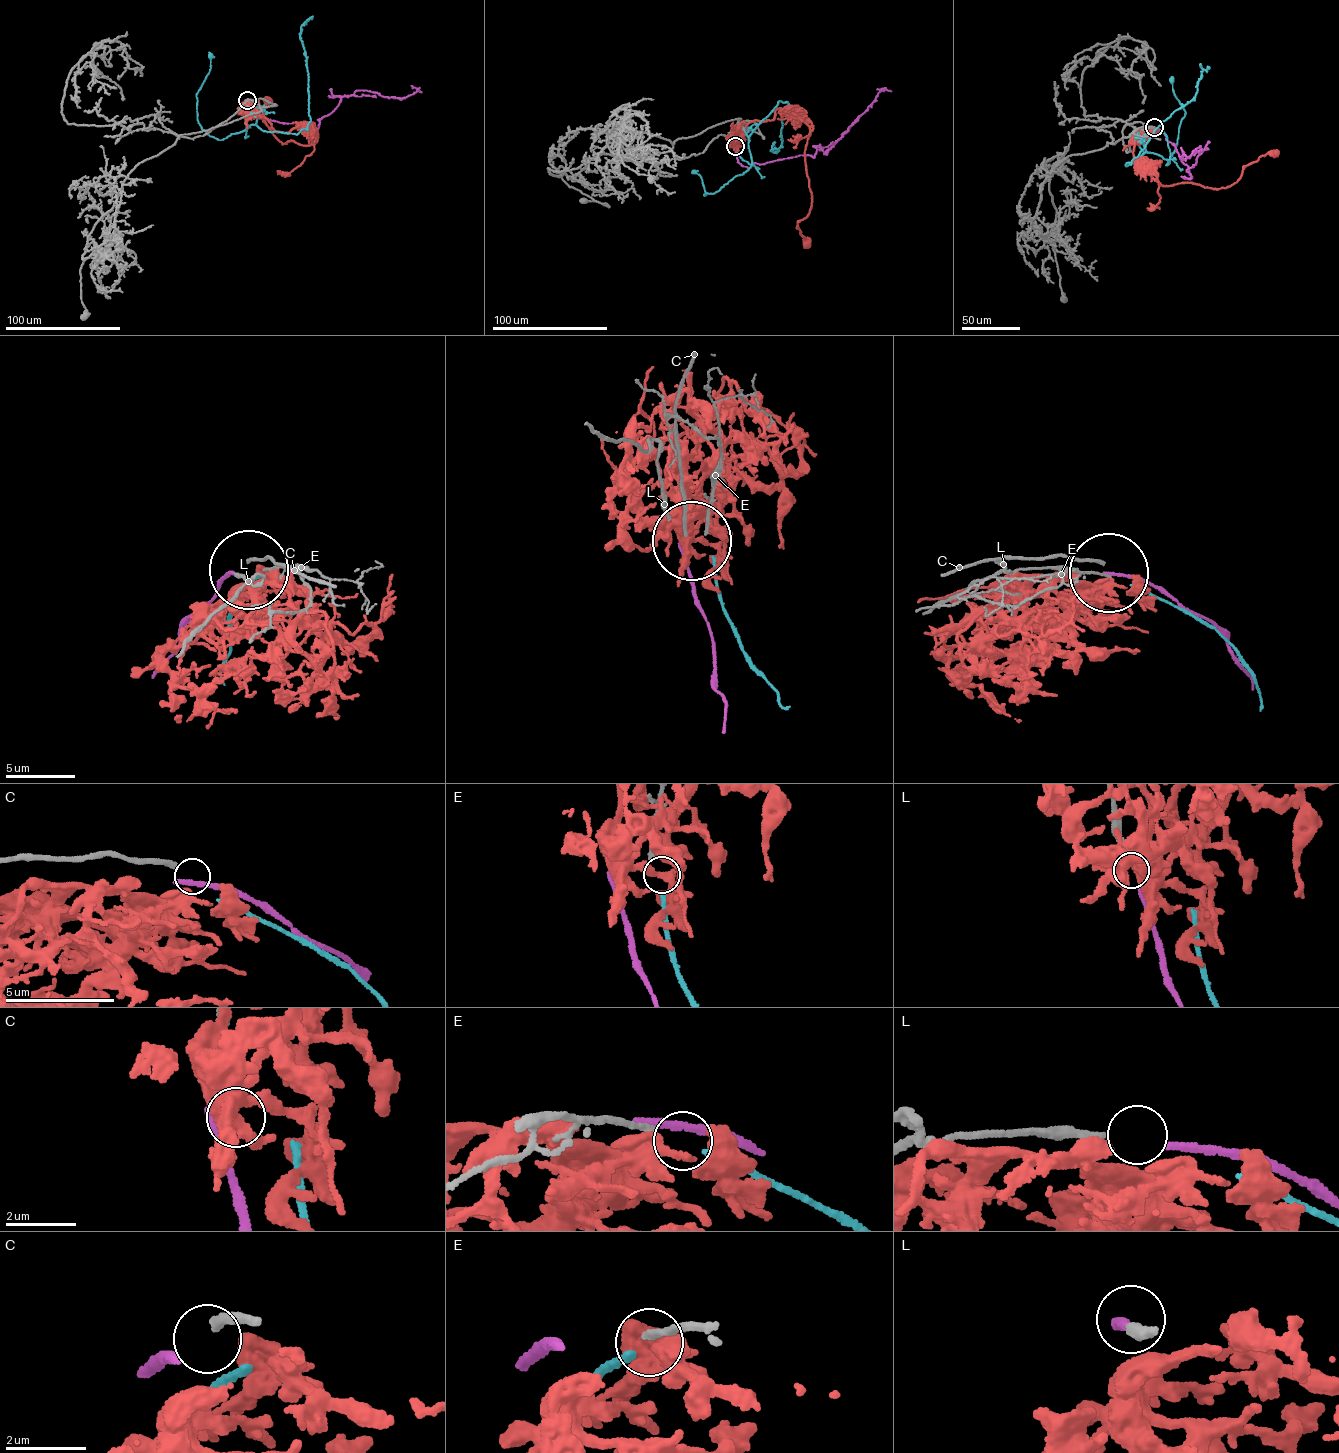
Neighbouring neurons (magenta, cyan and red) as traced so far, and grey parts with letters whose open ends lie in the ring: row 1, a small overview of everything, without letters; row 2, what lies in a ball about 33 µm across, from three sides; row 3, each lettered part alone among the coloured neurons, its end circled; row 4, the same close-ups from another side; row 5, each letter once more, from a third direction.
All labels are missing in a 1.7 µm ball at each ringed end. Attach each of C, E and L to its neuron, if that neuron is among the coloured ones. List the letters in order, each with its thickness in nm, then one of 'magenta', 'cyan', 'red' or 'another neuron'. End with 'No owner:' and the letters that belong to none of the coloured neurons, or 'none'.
C: 280 nm thick; another neuron
E: 160 nm thick; cyan
L: 200 nm thick; magenta
No owner: C

